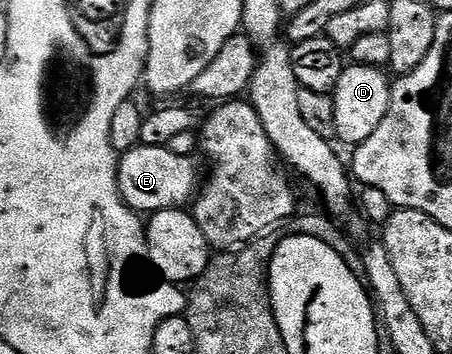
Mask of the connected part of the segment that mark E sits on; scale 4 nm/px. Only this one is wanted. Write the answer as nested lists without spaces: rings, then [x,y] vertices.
[[[141,145],[125,151],[119,156],[116,165],[116,180],[120,186],[120,196],[123,197],[124,203],[137,213],[183,208],[198,191],[196,161],[190,155],[170,153],[168,146],[145,147]]]

